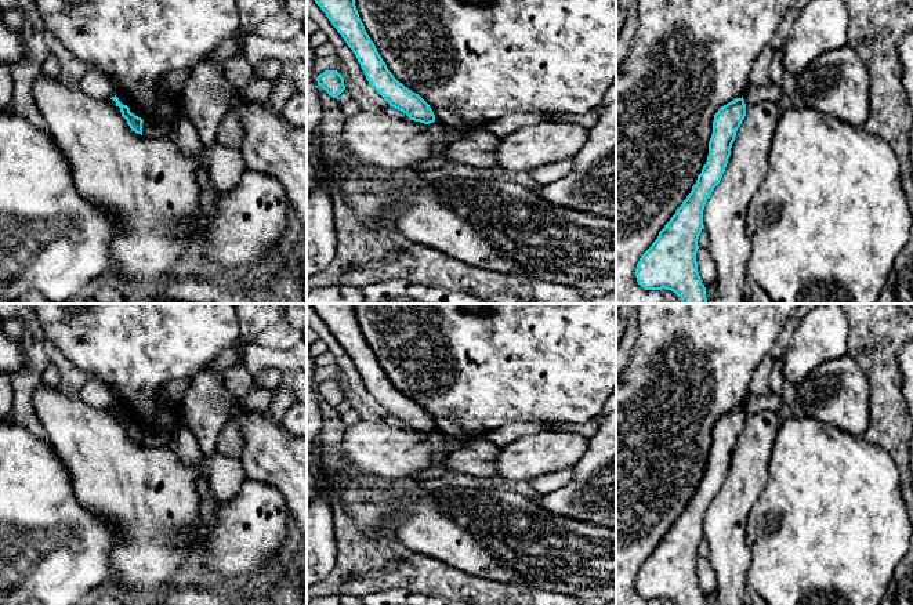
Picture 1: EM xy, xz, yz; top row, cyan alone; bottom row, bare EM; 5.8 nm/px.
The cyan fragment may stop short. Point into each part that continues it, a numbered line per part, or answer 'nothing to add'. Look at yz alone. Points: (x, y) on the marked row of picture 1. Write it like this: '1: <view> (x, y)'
nothing to add

